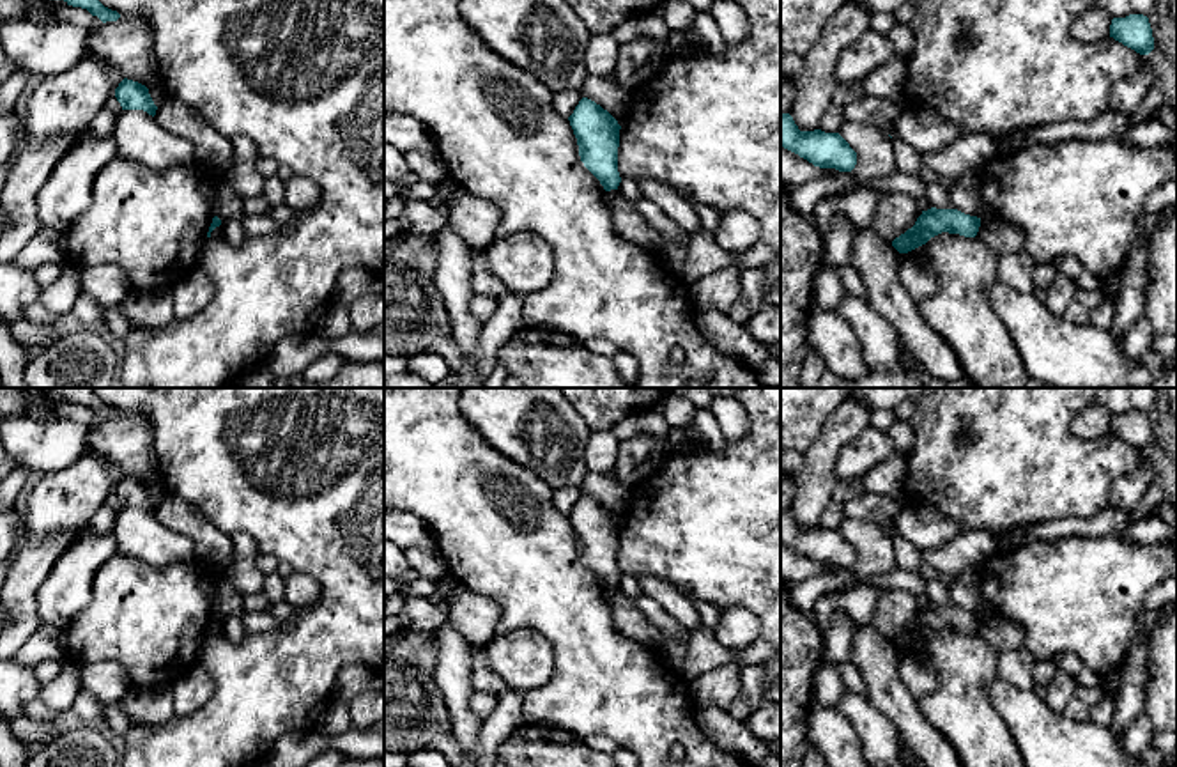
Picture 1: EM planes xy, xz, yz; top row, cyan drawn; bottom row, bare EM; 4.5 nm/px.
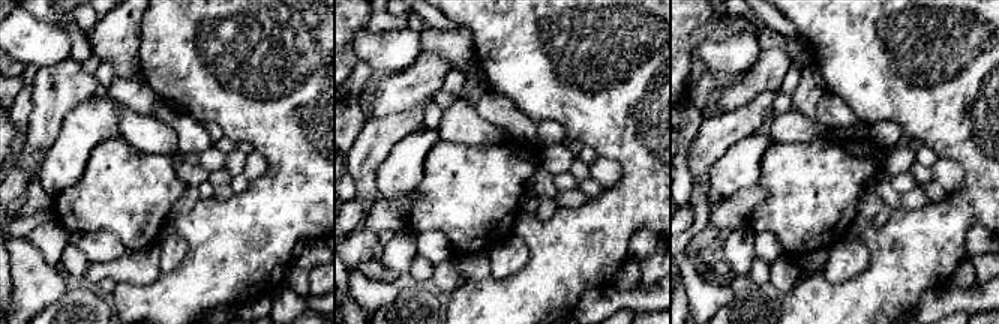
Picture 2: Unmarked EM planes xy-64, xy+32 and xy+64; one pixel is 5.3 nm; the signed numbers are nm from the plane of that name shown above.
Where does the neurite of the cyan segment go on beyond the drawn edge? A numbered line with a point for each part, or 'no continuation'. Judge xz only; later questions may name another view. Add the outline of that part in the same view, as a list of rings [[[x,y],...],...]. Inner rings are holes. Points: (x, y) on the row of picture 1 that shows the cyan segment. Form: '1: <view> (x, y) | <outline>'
no continuation

